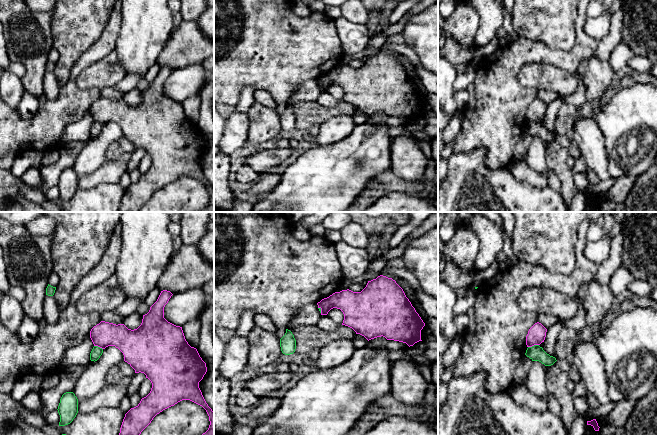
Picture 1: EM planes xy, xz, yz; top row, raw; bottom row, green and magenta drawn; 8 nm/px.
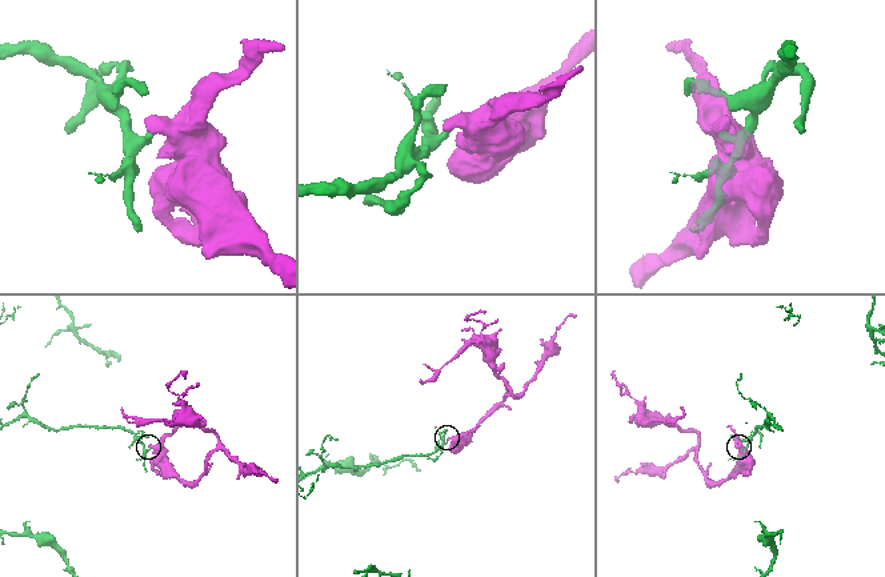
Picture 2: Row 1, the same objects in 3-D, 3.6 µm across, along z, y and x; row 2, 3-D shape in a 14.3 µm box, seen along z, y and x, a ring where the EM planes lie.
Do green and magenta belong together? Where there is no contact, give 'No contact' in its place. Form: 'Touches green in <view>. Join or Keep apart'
Touches green in yz. Keep apart

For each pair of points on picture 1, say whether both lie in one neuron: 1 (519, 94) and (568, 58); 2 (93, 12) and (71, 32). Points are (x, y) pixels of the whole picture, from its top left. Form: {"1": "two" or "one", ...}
{"1": "one", "2": "one"}

